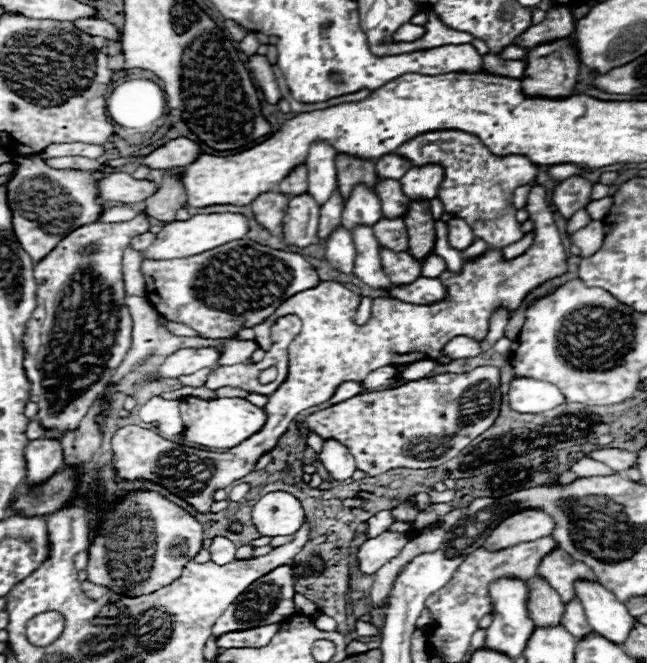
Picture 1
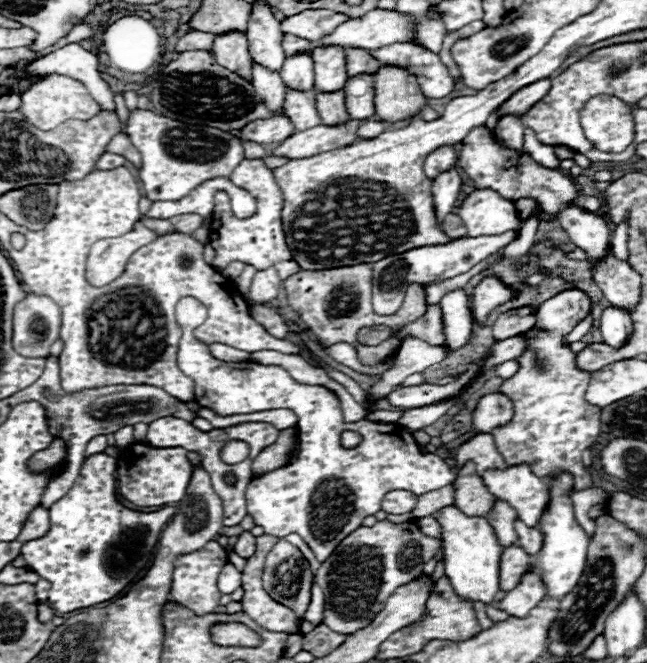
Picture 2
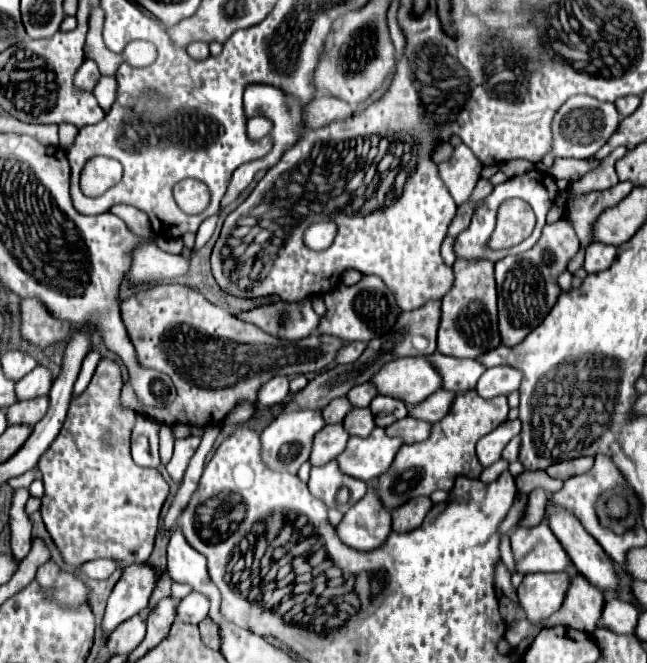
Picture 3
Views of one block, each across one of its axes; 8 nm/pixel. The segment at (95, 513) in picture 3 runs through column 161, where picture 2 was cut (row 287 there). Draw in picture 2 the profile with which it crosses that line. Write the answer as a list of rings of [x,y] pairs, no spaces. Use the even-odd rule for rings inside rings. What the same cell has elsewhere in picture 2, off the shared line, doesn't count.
[[[488,274],[480,280],[480,284],[472,292],[474,306],[476,306],[476,322],[484,326],[488,322],[488,316],[502,304],[514,300],[518,294],[510,290],[500,278],[494,274]]]

